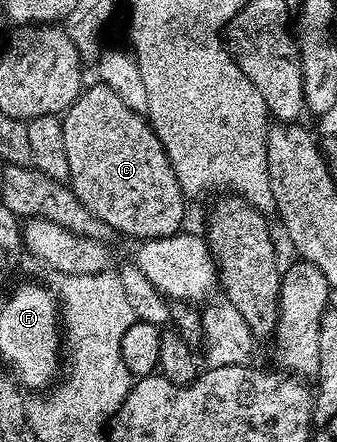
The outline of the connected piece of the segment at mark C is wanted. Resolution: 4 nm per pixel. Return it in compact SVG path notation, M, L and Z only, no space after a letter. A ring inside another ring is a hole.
M90 85L62 117L72 191L117 234L153 241L181 232L186 196L147 116L130 111L110 87Z

